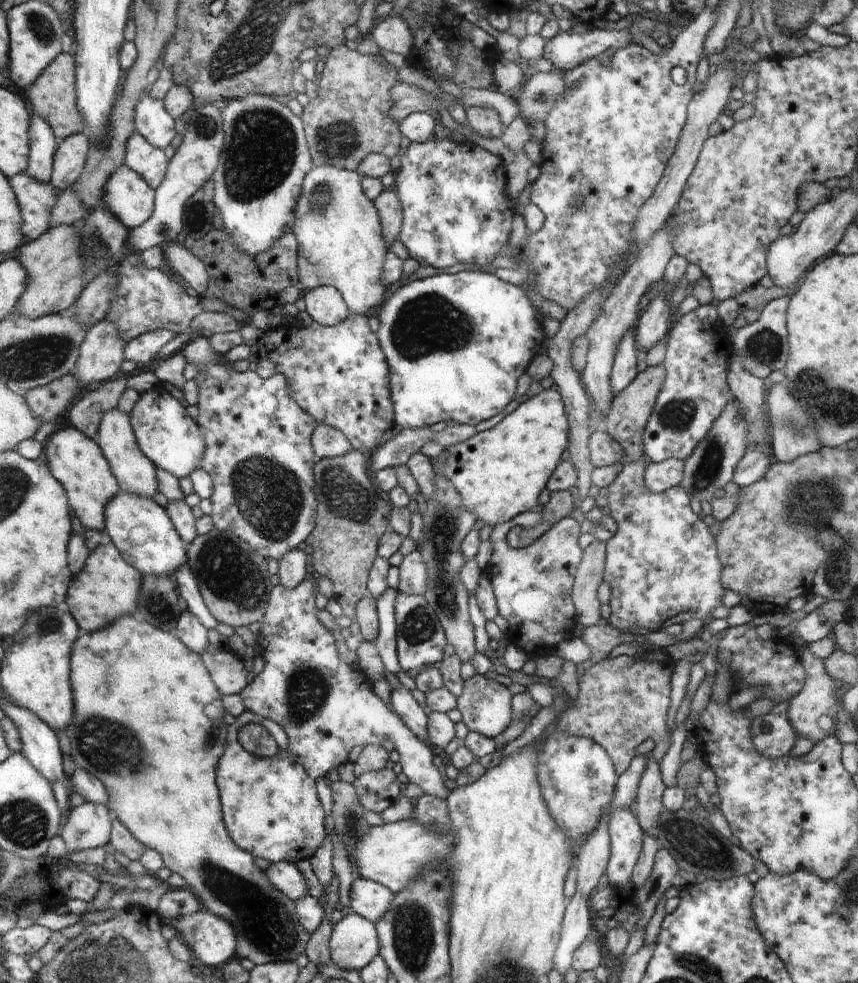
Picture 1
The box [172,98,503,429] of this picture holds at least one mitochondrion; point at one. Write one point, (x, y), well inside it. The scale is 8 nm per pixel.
(263, 148)

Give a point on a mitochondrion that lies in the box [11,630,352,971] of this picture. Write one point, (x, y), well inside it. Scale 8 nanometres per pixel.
(266, 921)

